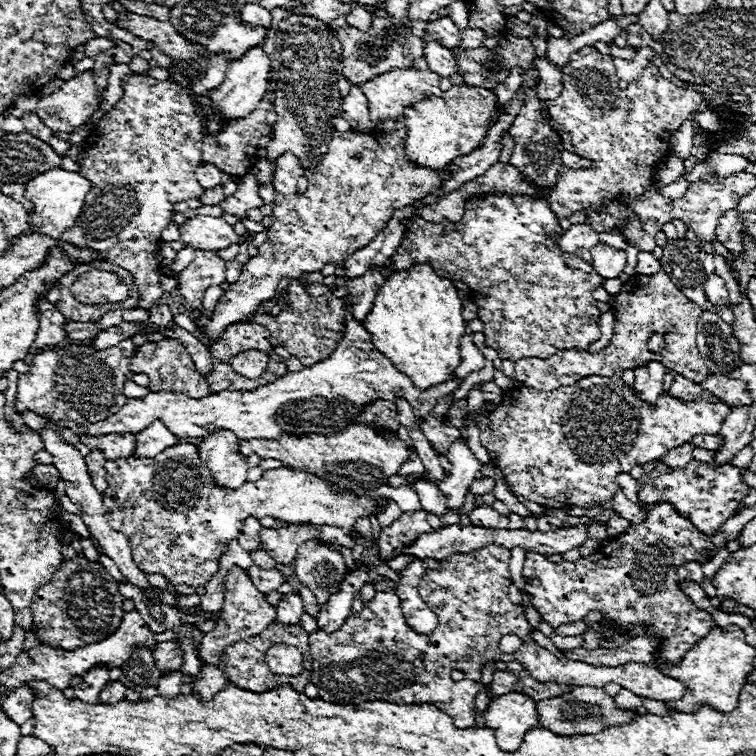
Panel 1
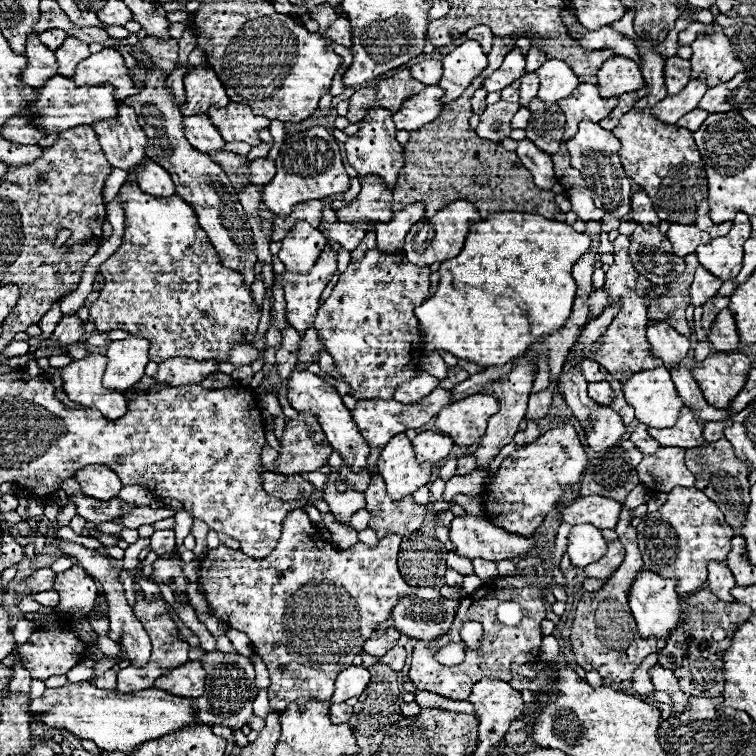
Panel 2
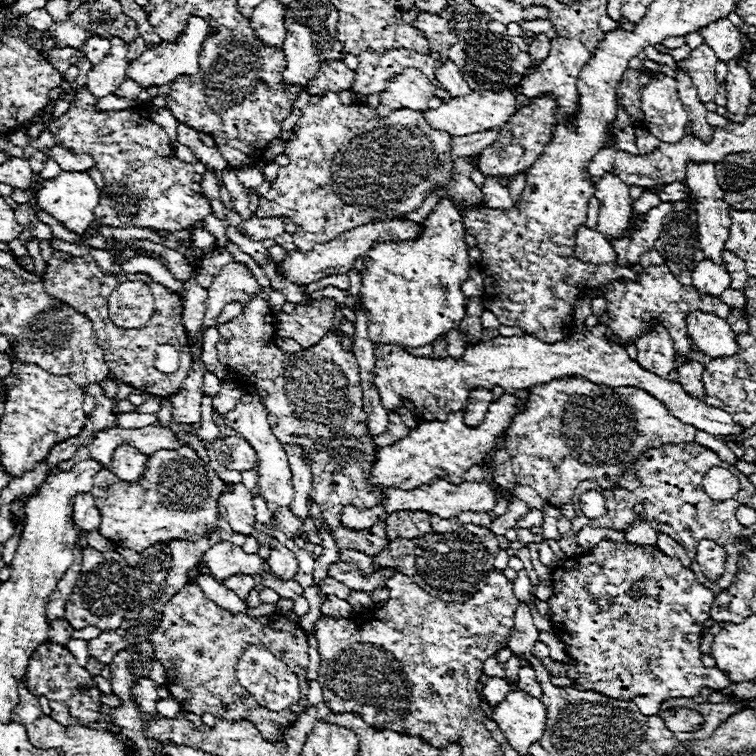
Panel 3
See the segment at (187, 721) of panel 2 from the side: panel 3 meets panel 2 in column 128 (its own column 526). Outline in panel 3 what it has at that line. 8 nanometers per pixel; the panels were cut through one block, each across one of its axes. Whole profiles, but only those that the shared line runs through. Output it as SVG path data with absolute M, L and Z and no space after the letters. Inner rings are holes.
M524 690L508 692L506 698L492 708L492 718L518 754L528 754L528 746L540 740L546 728L544 704Z

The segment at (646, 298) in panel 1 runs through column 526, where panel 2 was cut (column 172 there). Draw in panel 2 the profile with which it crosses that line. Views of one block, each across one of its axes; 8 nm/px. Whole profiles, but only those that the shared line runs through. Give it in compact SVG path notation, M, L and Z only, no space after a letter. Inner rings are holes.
M168 358L158 364L158 372L152 378L168 386L194 386L218 370L220 370L218 362L196 362L192 358Z

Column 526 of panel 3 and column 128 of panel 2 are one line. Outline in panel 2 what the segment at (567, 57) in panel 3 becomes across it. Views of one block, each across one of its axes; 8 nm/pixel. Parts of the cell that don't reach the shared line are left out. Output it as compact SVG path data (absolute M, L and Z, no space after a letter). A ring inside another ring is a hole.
M104 48L98 54L82 60L76 66L76 74L72 78L76 86L104 86L110 84L116 90L116 98L128 98L138 94L144 86L138 86L128 76L126 62L122 54L114 48Z

